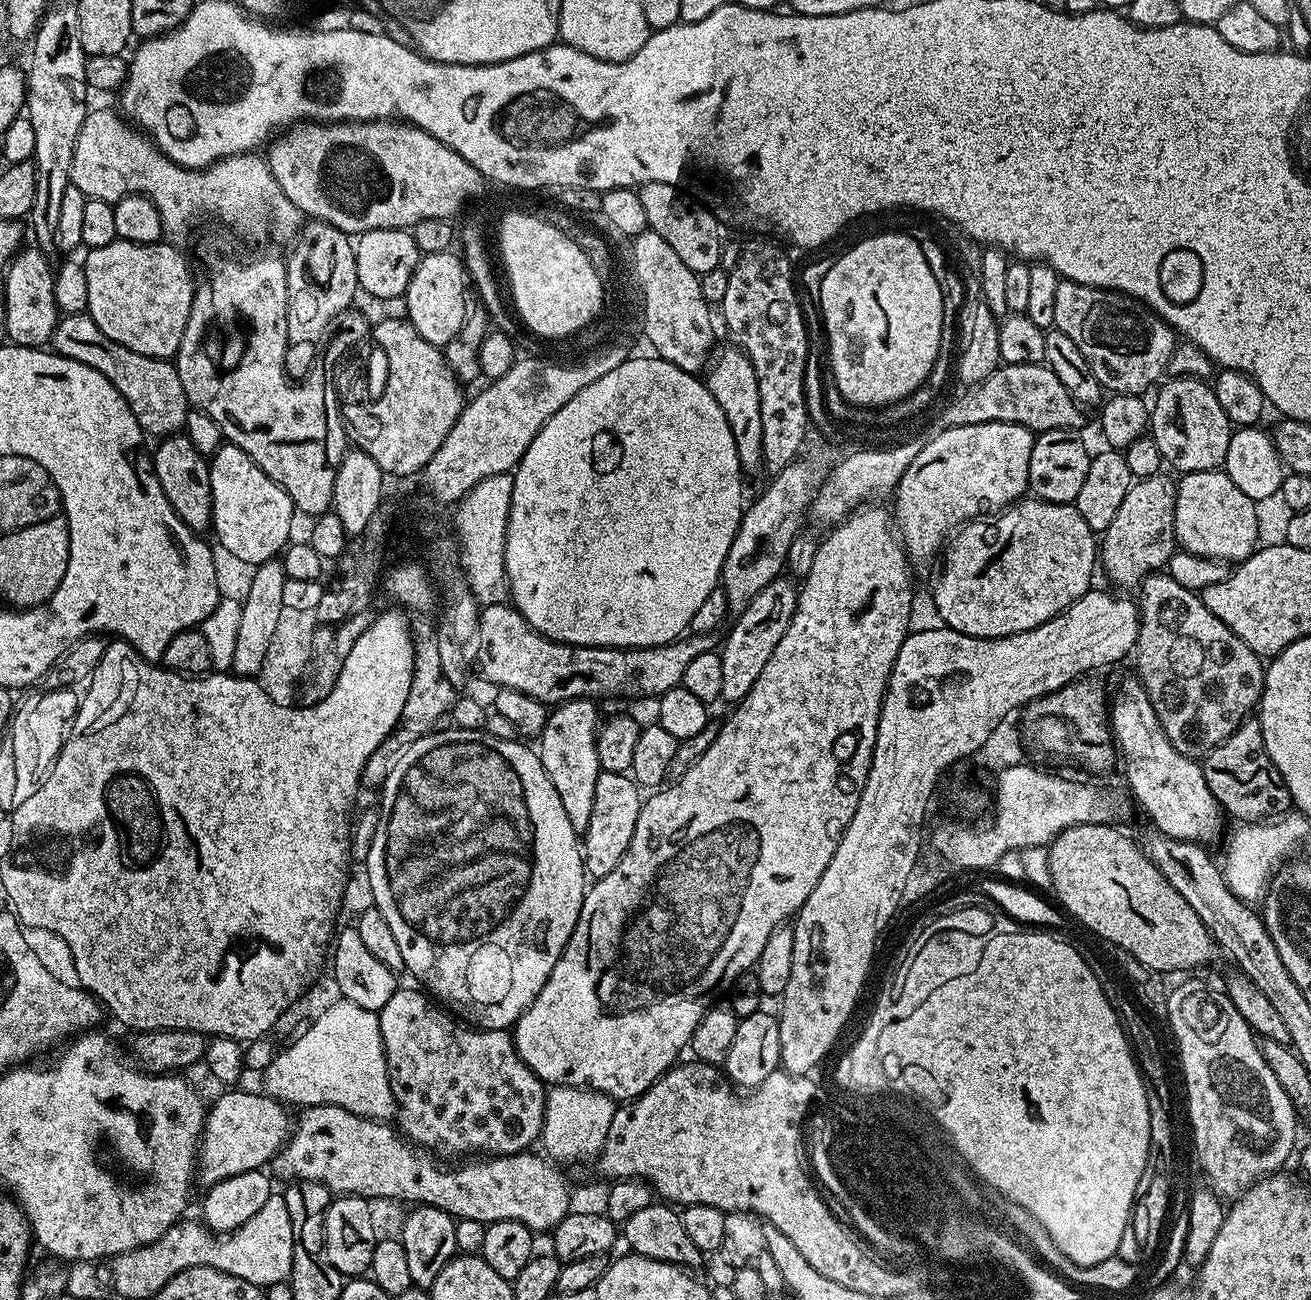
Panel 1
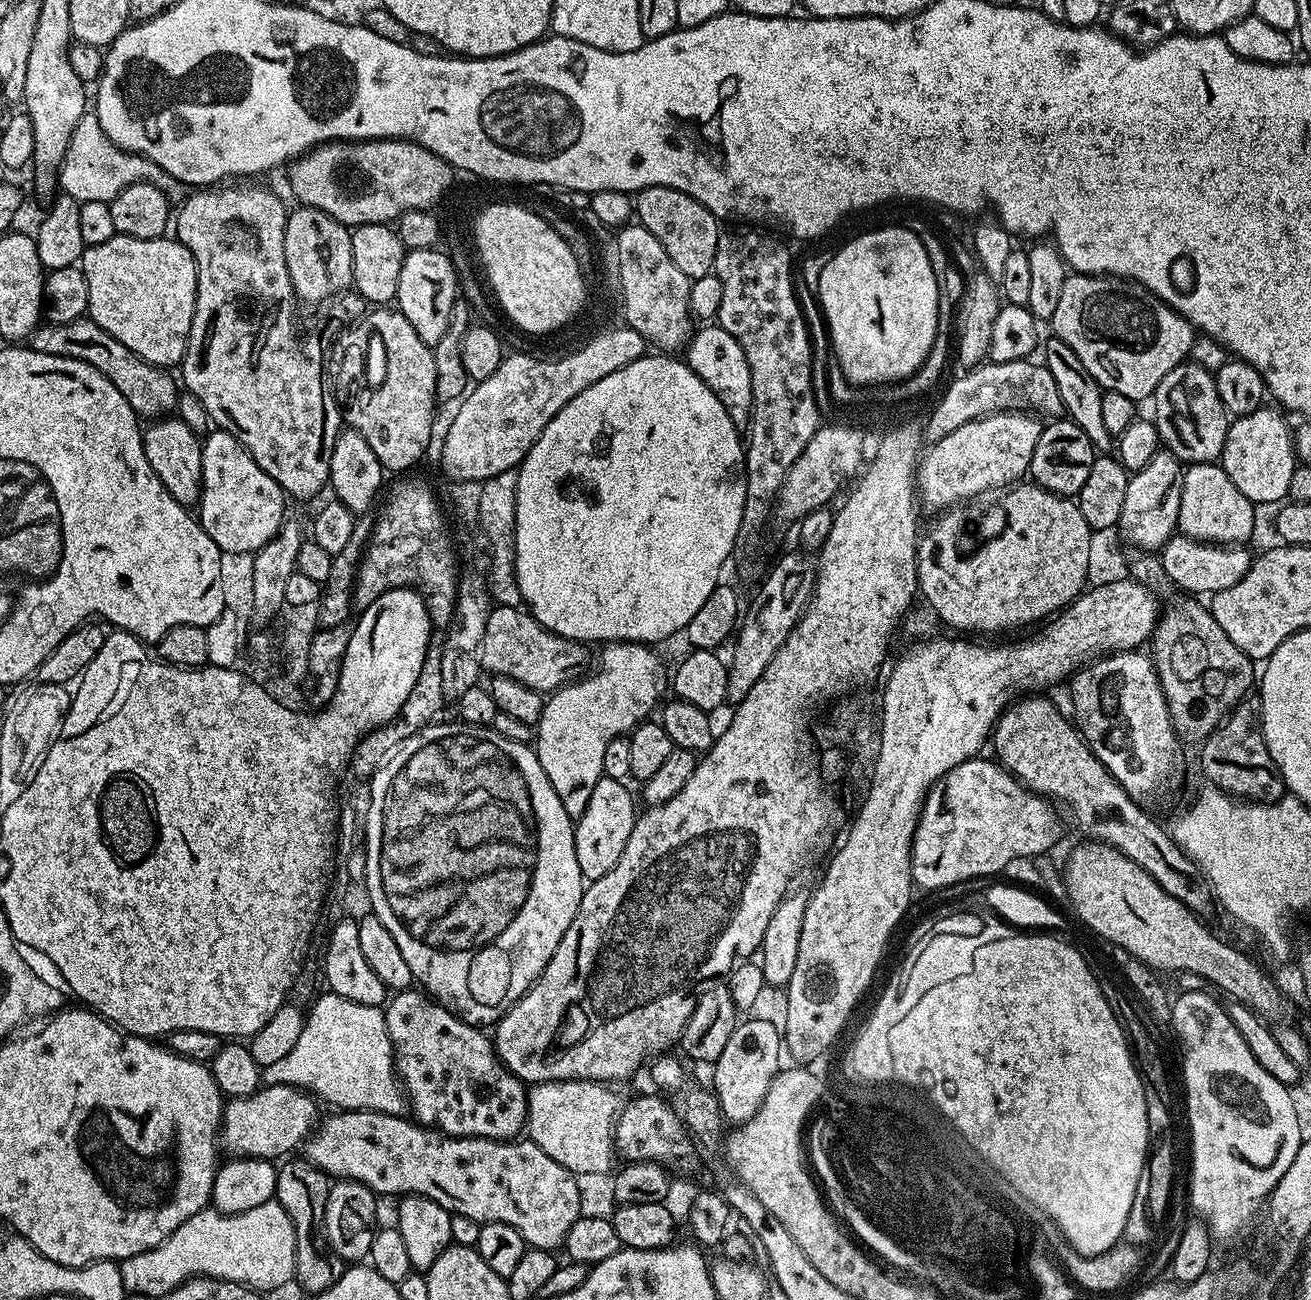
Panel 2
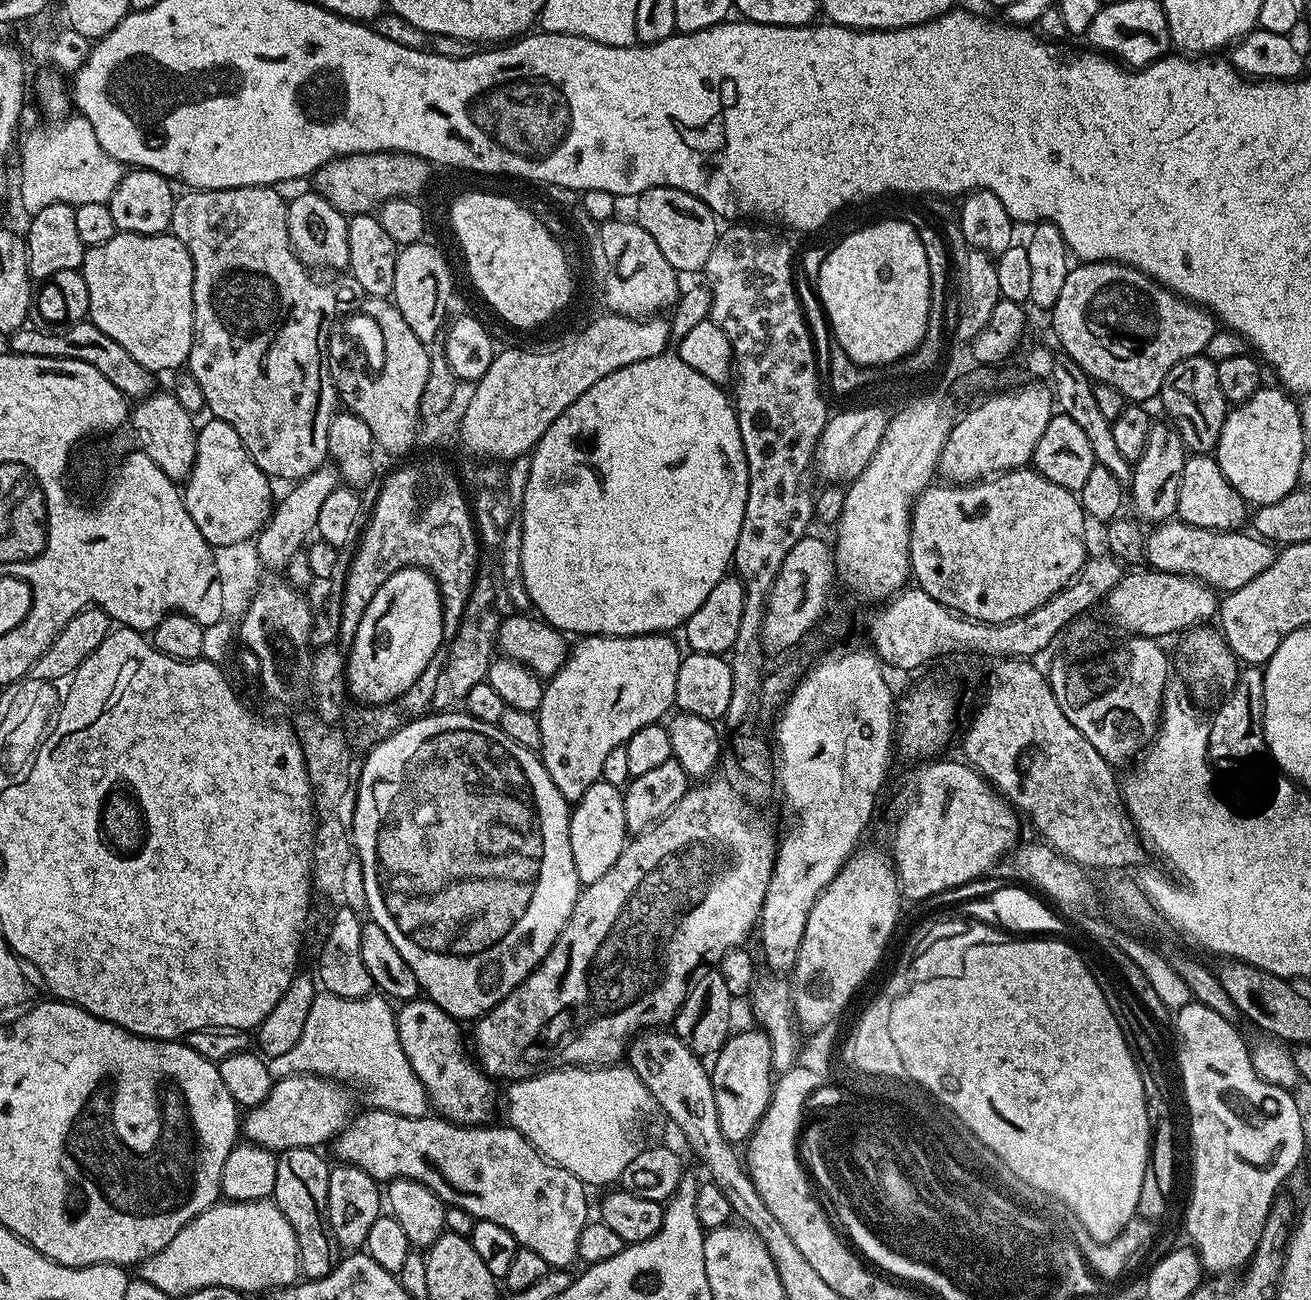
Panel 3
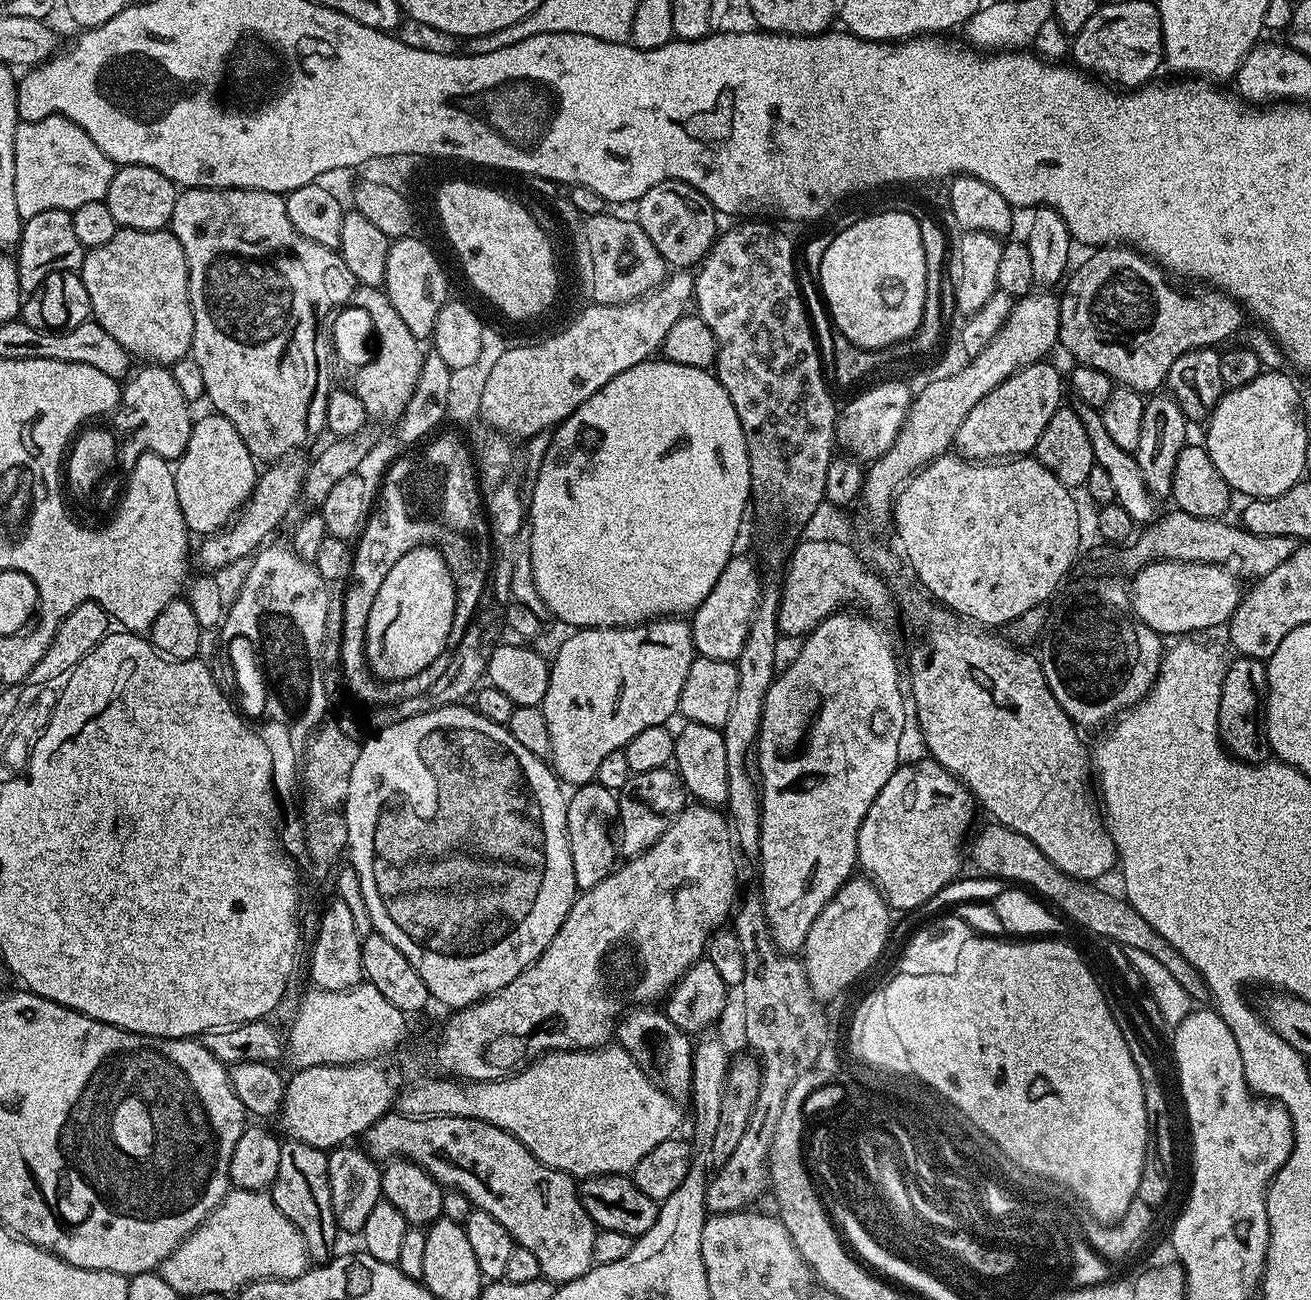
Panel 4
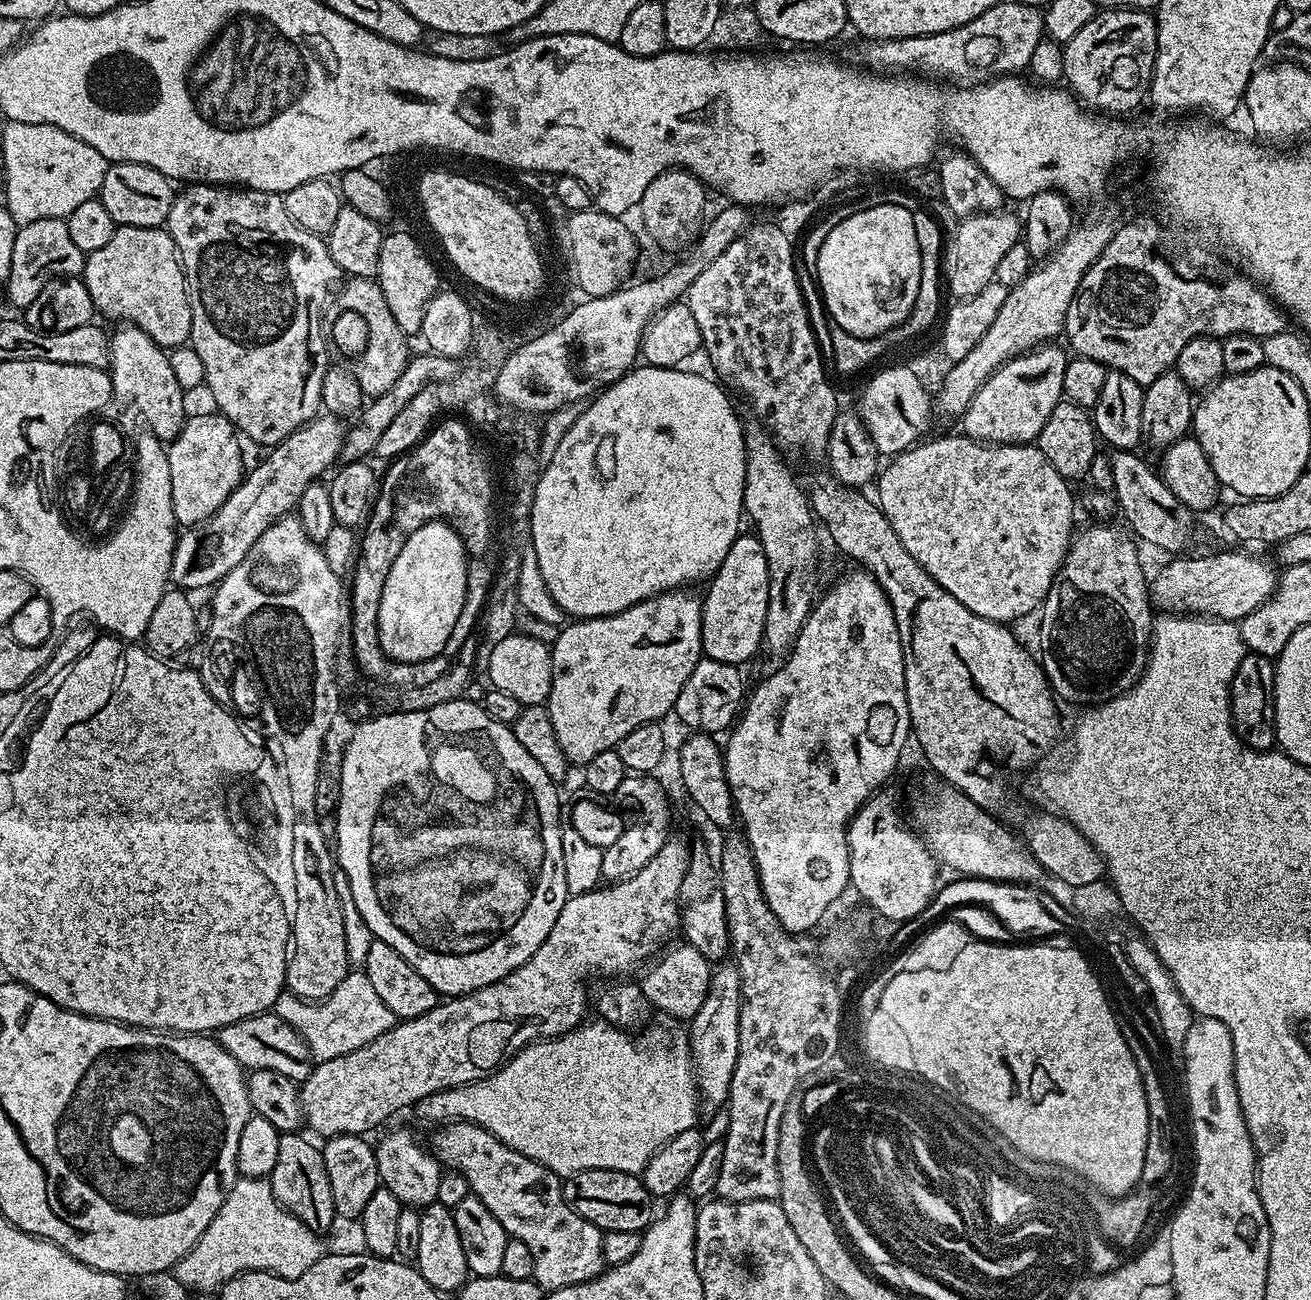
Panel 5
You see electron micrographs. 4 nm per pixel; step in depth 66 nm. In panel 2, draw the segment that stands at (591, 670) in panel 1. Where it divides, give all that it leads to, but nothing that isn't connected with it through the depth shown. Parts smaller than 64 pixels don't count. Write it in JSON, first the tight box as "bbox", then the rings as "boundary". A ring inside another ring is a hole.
{"bbox":[479,606,589,694],"boundary":[[[496,606],[489,611],[479,657],[481,669],[485,673],[492,676],[509,676],[514,678],[514,682],[530,686],[530,690],[551,694],[585,675],[589,667],[587,650],[589,651],[579,640],[562,638],[546,630],[534,619],[531,612],[523,607]]]}

